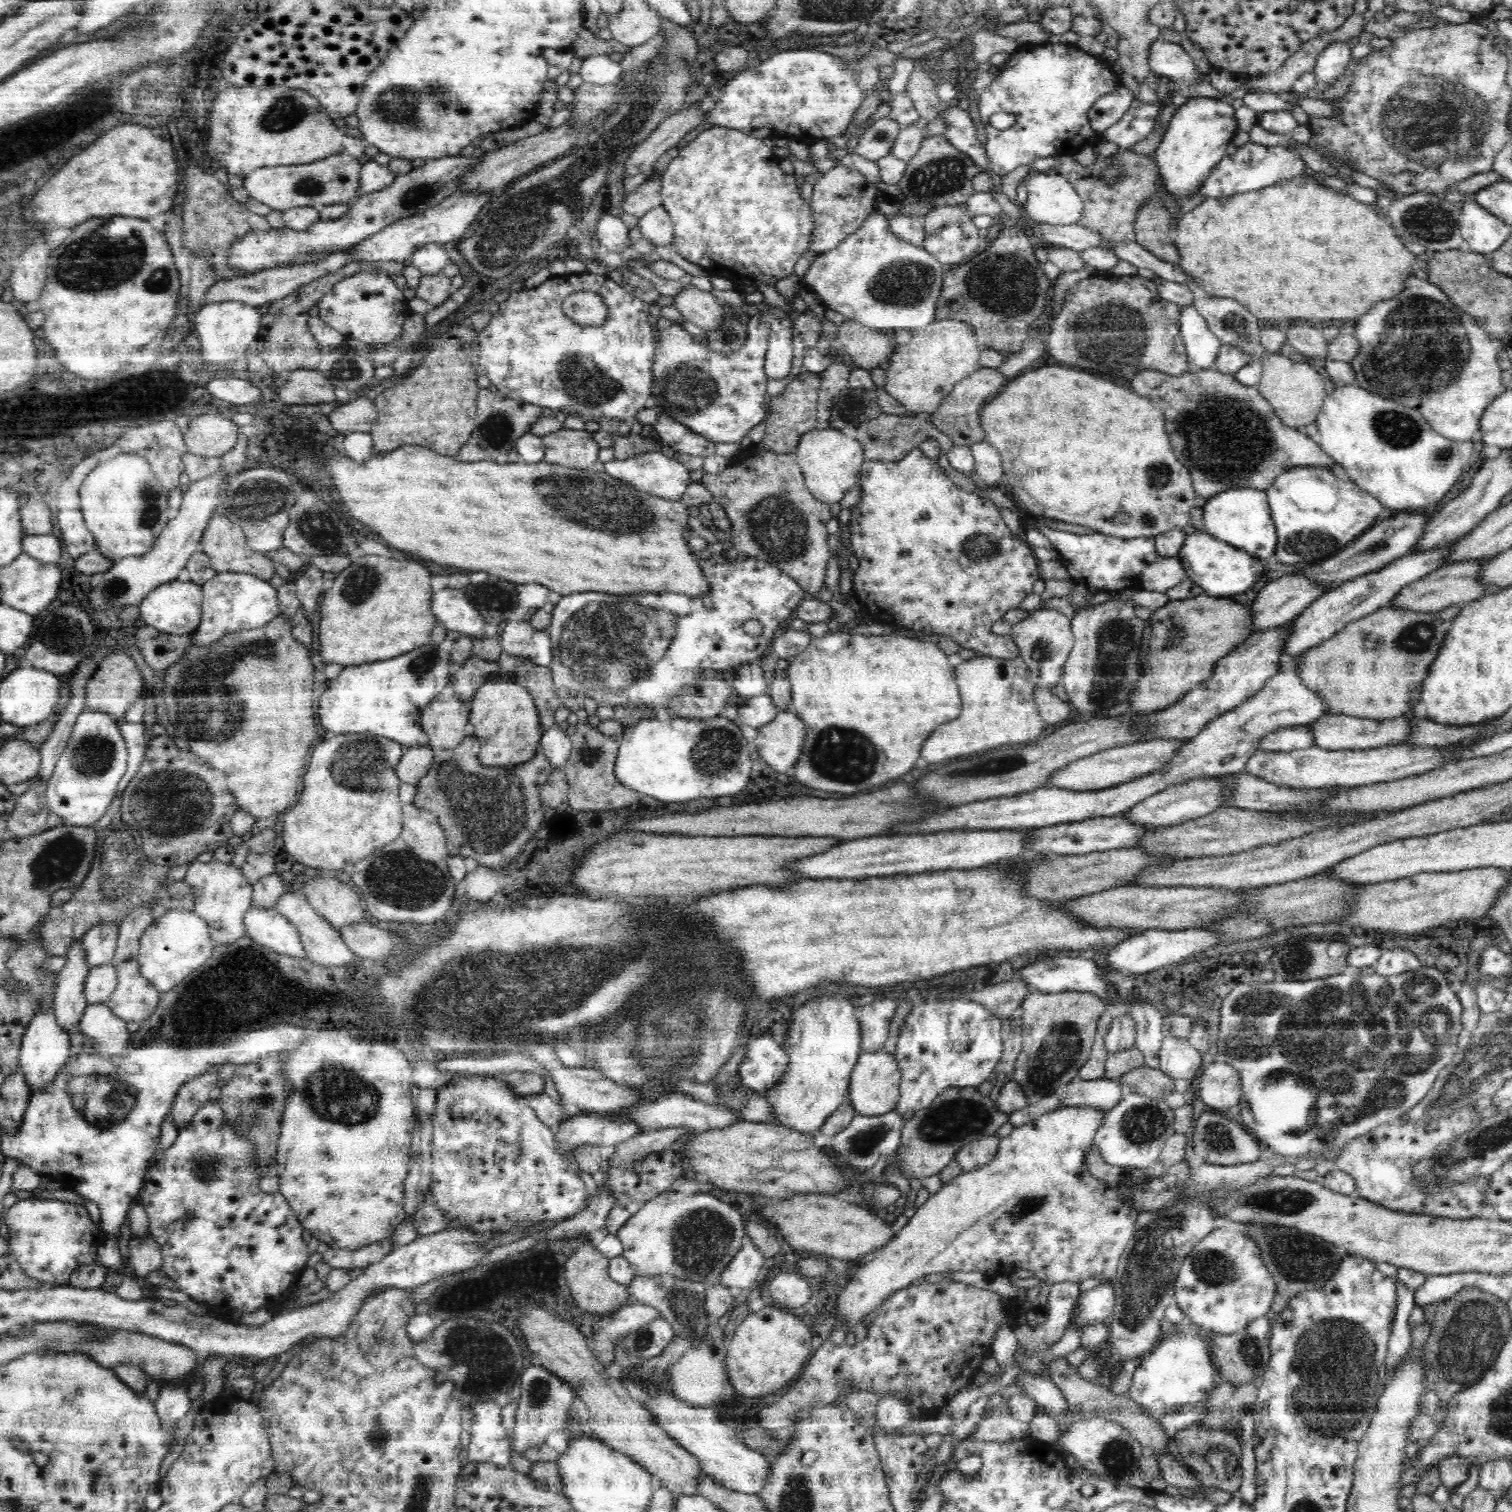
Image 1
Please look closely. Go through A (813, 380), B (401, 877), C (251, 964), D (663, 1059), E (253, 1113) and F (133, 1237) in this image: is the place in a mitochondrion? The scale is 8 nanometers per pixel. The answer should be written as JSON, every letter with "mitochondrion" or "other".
{"A":"other","B":"mitochondrion","C":"mitochondrion","D":"mitochondrion","E":"mitochondrion","F":"other"}

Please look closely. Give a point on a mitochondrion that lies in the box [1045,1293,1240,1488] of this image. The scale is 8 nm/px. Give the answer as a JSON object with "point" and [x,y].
{"point":[1116,1456]}

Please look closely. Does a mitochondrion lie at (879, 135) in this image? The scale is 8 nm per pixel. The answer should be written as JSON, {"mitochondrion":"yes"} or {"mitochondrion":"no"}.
{"mitochondrion":"yes"}

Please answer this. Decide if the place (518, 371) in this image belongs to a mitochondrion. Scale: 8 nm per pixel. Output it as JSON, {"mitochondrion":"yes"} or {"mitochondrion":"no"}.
{"mitochondrion":"no"}

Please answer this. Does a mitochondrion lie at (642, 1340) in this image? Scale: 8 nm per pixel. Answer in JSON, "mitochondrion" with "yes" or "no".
{"mitochondrion":"yes"}

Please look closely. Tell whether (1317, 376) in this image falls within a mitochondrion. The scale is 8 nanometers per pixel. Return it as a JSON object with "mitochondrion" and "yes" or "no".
{"mitochondrion":"no"}

